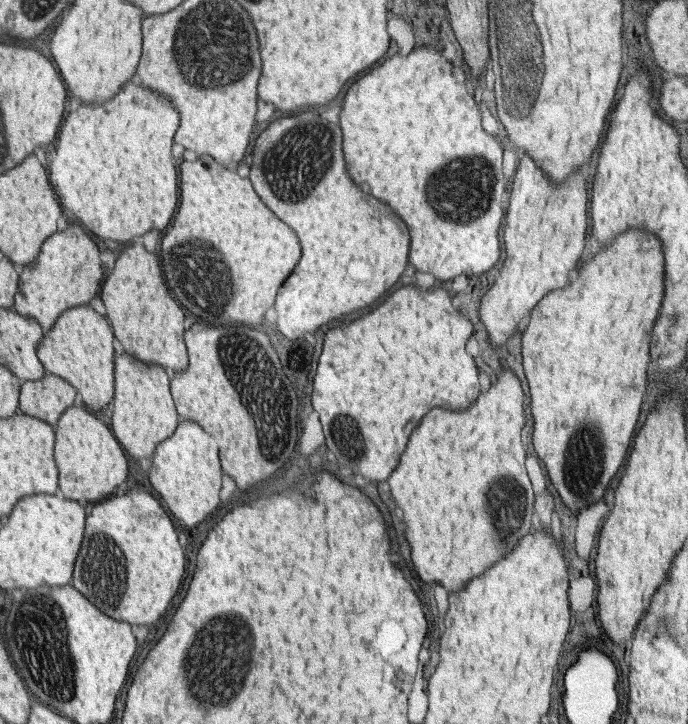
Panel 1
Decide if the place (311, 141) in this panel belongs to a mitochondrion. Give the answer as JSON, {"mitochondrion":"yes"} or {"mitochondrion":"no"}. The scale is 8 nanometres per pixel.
{"mitochondrion":"yes"}

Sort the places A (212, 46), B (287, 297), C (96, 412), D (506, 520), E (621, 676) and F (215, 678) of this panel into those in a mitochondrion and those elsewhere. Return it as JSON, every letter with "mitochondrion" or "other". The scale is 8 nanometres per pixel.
{"A":"mitochondrion","B":"other","C":"other","D":"mitochondrion","E":"other","F":"mitochondrion"}

